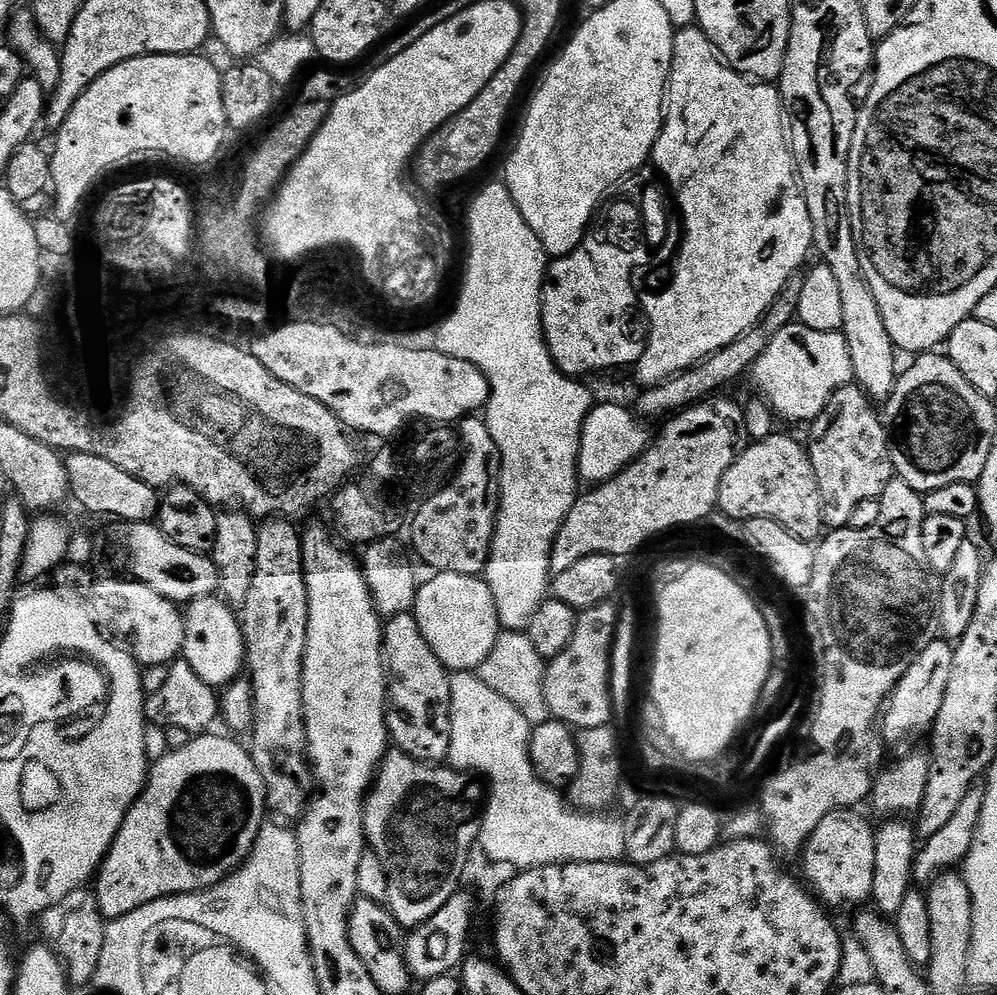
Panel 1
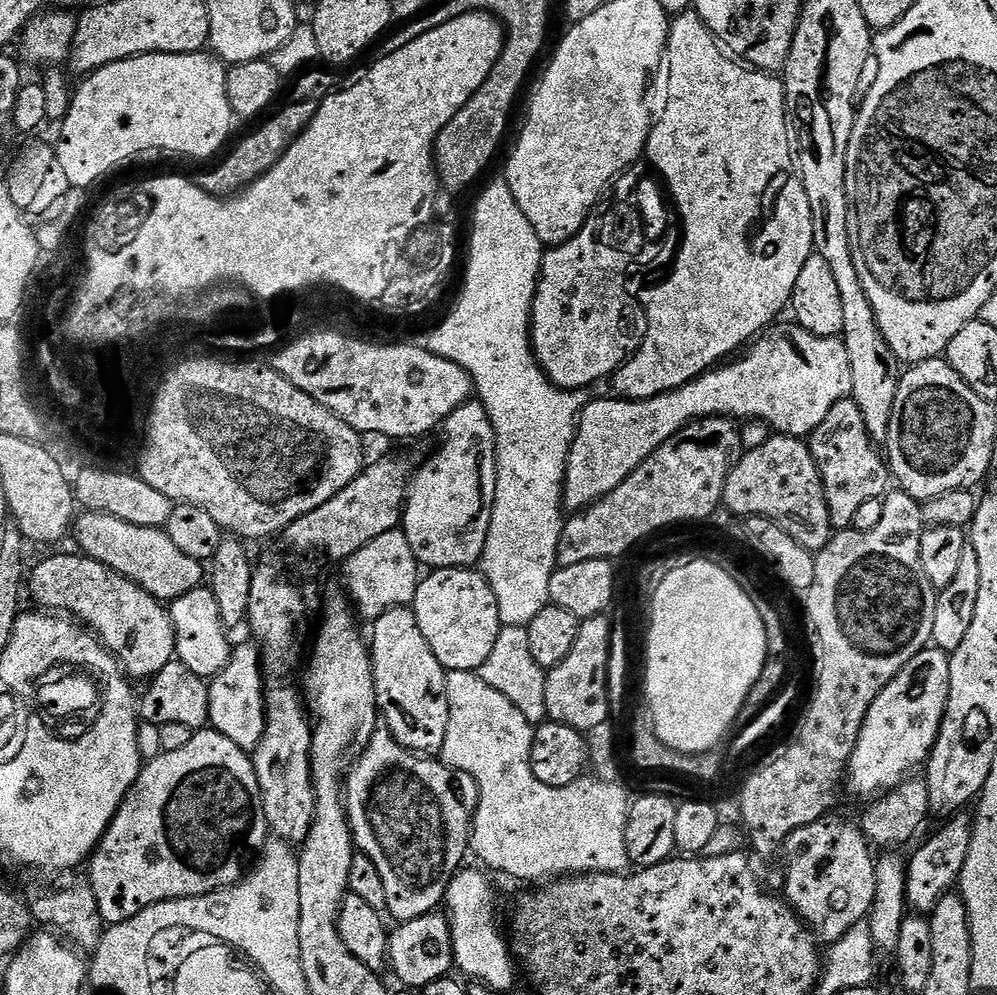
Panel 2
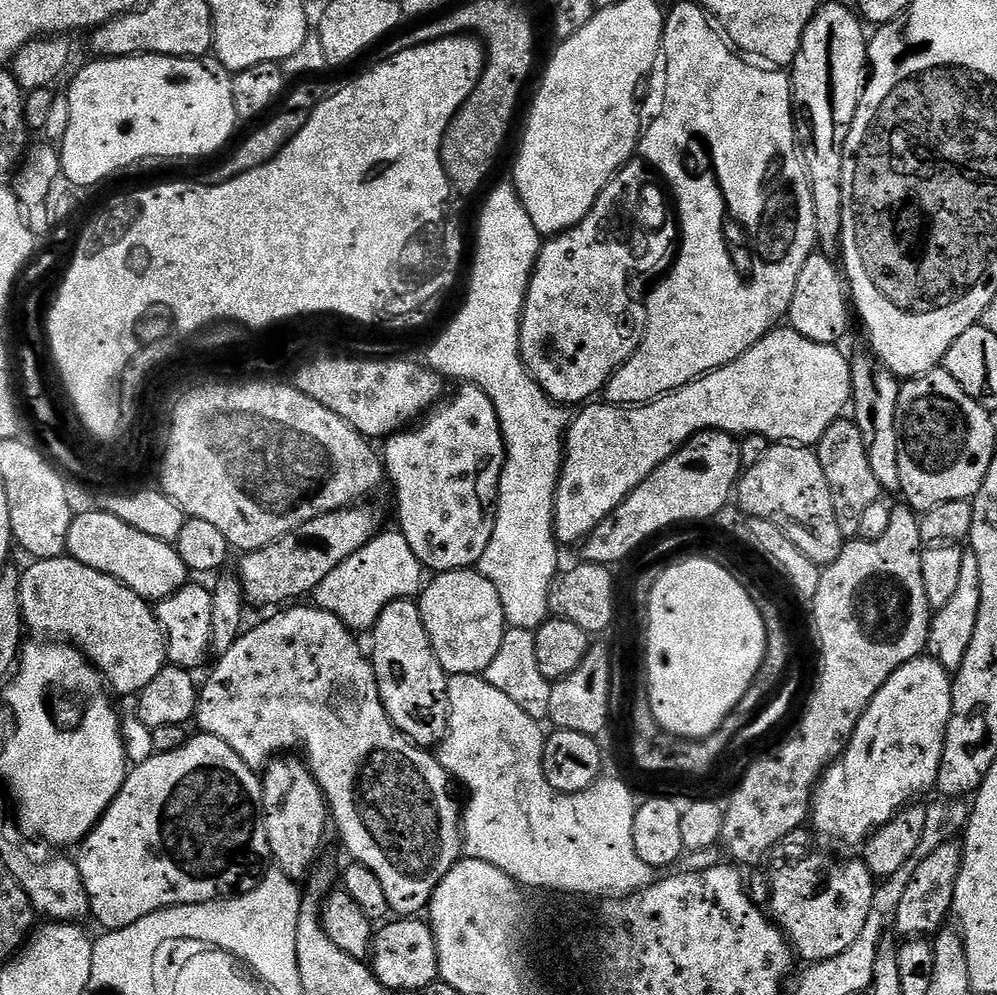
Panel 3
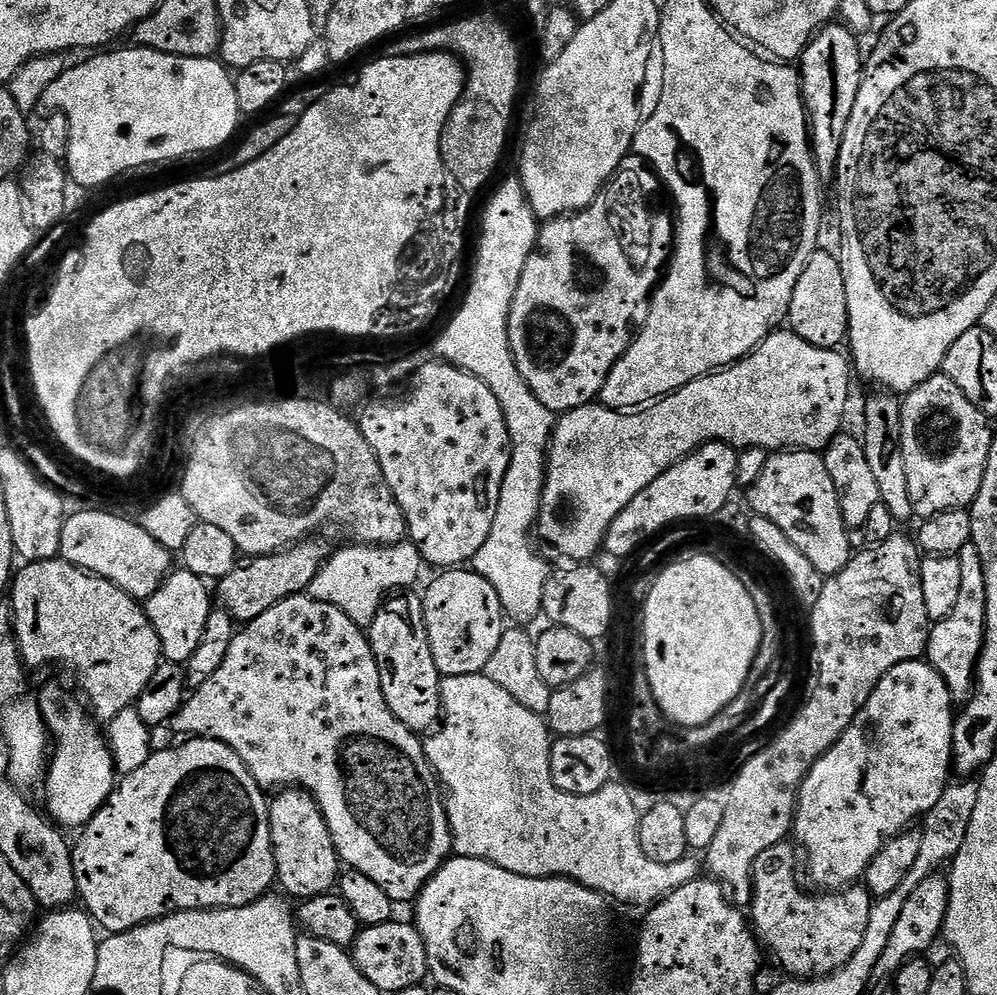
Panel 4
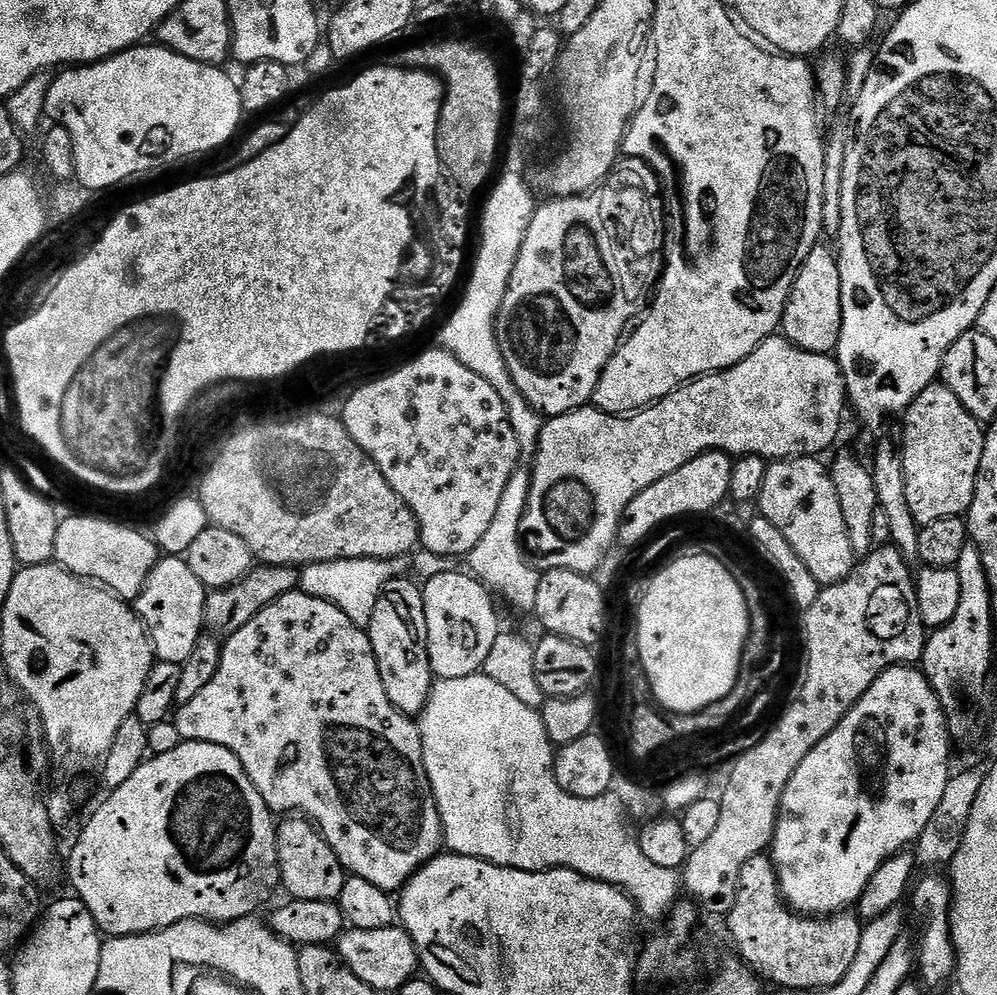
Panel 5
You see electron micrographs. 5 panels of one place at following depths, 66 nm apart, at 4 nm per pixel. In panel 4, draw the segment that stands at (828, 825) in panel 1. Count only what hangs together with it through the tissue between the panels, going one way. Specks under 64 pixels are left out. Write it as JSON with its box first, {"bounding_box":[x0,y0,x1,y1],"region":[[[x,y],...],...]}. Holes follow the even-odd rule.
{"bounding_box":[750,842,874,977],"region":[[[785,842],[770,846],[770,850],[762,850],[762,854],[758,854],[750,877],[752,931],[767,955],[769,952],[789,977],[828,976],[846,966],[846,962],[854,958],[854,950],[862,946],[874,898],[863,886],[848,886],[843,890],[816,894],[820,896],[803,892],[796,881],[795,851],[797,849],[791,843]]]}

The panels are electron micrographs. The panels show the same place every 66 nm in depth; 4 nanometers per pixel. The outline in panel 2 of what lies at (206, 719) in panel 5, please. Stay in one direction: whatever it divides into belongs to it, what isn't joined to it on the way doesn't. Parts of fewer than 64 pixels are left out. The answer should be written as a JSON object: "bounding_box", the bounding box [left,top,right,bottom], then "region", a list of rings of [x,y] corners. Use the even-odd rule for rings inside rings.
{"bounding_box":[208,643,480,922],"region":[[[255,643],[236,644],[232,658],[216,676],[211,677],[210,714],[208,724],[211,731],[220,732],[230,742],[237,744],[243,752],[255,752],[264,734],[264,677],[262,675],[262,652]],[[377,730],[363,752],[364,757],[351,765],[346,776],[346,807],[352,838],[357,849],[382,874],[387,915],[392,915],[396,922],[417,920],[445,903],[450,882],[461,871],[464,855],[469,855],[472,817],[480,801],[480,788],[470,774],[455,772],[439,759],[404,748],[387,730]]]}

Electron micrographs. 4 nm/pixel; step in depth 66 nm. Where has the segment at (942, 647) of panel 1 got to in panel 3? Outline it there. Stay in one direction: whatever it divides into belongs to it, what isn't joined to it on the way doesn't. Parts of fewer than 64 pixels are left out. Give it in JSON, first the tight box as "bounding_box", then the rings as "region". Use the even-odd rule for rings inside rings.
{"bounding_box":[810,654,952,845],"region":[[[927,654],[917,656],[890,674],[878,694],[874,694],[870,706],[866,706],[866,714],[862,714],[848,749],[826,769],[812,793],[810,824],[817,833],[820,831],[822,835],[841,840],[844,844],[863,845],[873,831],[890,822],[894,814],[919,801],[923,792],[936,788],[952,713],[952,681],[949,672]]]}

